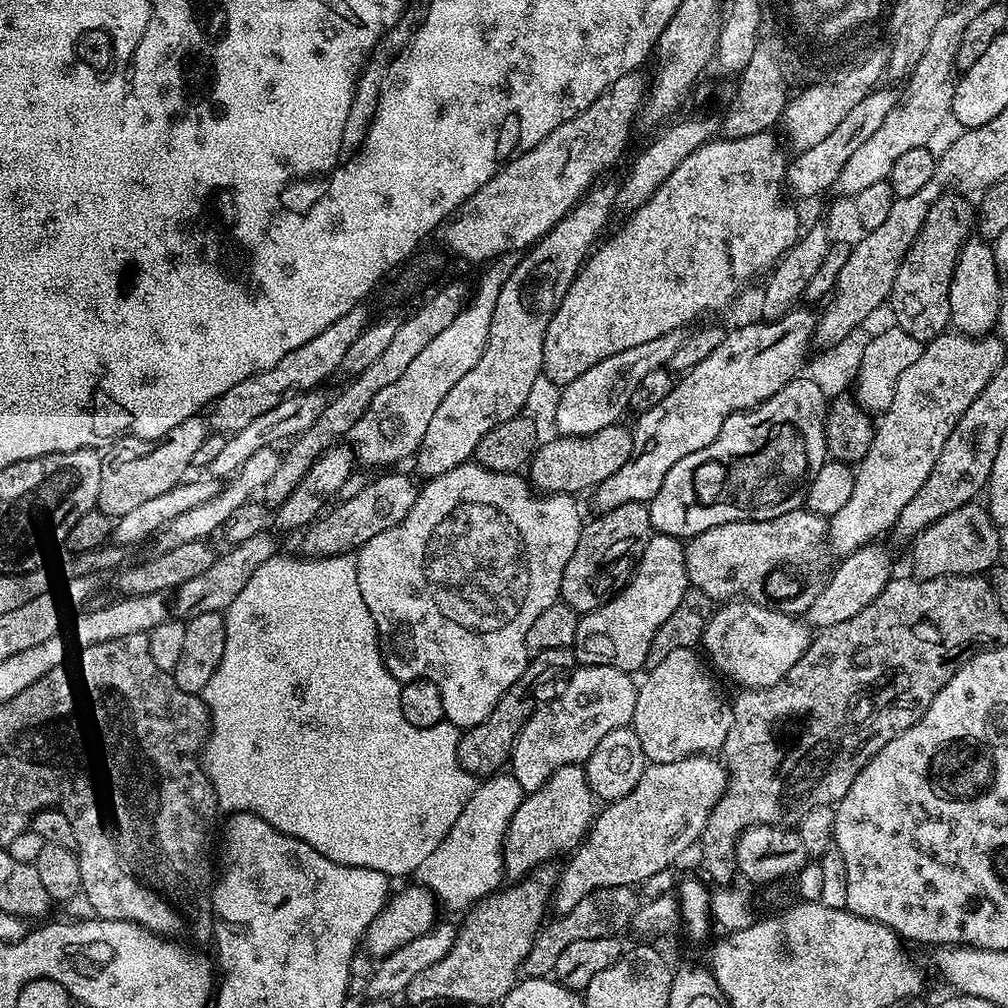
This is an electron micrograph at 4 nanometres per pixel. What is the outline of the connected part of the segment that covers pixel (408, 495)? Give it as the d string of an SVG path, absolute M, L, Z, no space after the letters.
M388 470L385 476L369 482L360 488L349 500L344 500L336 509L325 511L323 515L308 525L300 544L304 547L303 555L308 558L318 556L342 556L359 550L370 538L382 534L382 530L390 530L390 526L398 526L410 514L418 495L417 485L412 485L408 476L400 472Z

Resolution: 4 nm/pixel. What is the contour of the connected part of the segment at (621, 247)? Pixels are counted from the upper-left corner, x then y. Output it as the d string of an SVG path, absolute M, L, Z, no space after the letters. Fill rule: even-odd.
M766 131L749 136L709 139L700 148L693 148L690 155L682 160L682 164L658 186L656 193L628 216L629 220L613 234L612 240L605 239L589 255L584 261L584 267L574 278L570 290L566 290L554 318L550 318L550 326L544 331L543 375L545 377L549 376L557 386L569 384L574 382L574 378L578 378L578 374L586 374L590 366L602 362L602 358L610 358L610 354L622 354L622 350L630 350L630 346L639 346L641 342L651 342L653 338L662 338L662 334L670 334L670 330L695 325L697 323L695 320L703 312L722 311L755 276L763 277L776 267L777 260L796 243L802 227L800 228L799 214L784 201L786 159L784 160L784 152L780 149L779 142L772 135L771 131Z

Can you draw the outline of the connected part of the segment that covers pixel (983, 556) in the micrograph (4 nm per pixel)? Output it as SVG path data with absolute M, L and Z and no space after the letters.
M973 502L958 506L950 514L938 518L919 536L911 541L911 575L918 580L938 578L939 576L975 576L984 574L1001 559L1000 535L987 507L983 503Z

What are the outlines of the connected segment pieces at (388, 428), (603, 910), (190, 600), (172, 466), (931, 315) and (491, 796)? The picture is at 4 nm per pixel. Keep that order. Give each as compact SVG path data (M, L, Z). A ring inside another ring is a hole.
M507 252L491 261L458 318L420 351L418 358L406 366L406 371L395 382L382 386L382 390L374 394L370 406L346 435L349 441L353 440L354 456L359 463L361 460L364 464L392 466L395 460L415 457L424 440L426 426L430 426L430 418L434 418L442 398L446 398L452 387L474 370L474 362L482 358L490 334L490 320L494 318L494 306L498 306L498 294L502 286L506 286L506 278L510 278L514 266L518 266L520 257L521 253Z
M606 886L602 890L594 890L574 906L574 910L557 915L556 921L545 923L534 938L534 946L530 946L530 954L520 967L520 976L533 980L534 978L548 978L553 975L556 963L556 953L566 950L573 942L585 938L606 938L620 936L632 923L636 911L642 903L635 887Z
M268 530L262 531L252 538L247 538L238 546L229 547L226 550L229 552L221 551L216 557L214 566L210 566L210 570L190 578L190 582L175 589L175 615L187 622L198 614L210 614L228 608L230 602L234 602L234 598L238 598L242 586L246 586L246 582L250 582L250 574L254 574L254 570L258 570L258 566L262 566L262 562L277 555L276 540L270 533L271 531Z
M197 414L186 418L186 422L178 422L178 426L174 426L174 430L170 430L162 440L147 440L137 436L119 437L109 447L113 448L109 452L103 453L102 490L98 492L96 507L108 516L119 518L130 514L130 510L135 510L140 503L178 486L189 475L194 462L194 453L198 450L198 446L202 446L202 442L208 435L210 435L210 425L207 419L203 415Z
M963 195L939 196L926 214L926 222L918 238L906 250L902 266L894 278L890 308L896 315L895 327L906 330L910 338L927 342L945 335L952 323L950 314L950 282L958 262L958 254L974 228L974 208L968 205Z
M497 774L481 779L470 802L462 806L462 814L458 814L458 822L450 826L450 834L446 834L446 838L438 842L438 850L434 850L434 854L428 855L422 862L422 866L418 866L414 874L415 883L427 888L443 907L445 904L452 912L460 912L468 907L471 909L477 902L493 895L501 887L500 880L502 881L504 876L506 830L510 826L510 818L514 818L514 810L518 810L525 795L524 788L518 786L518 782L510 774Z

